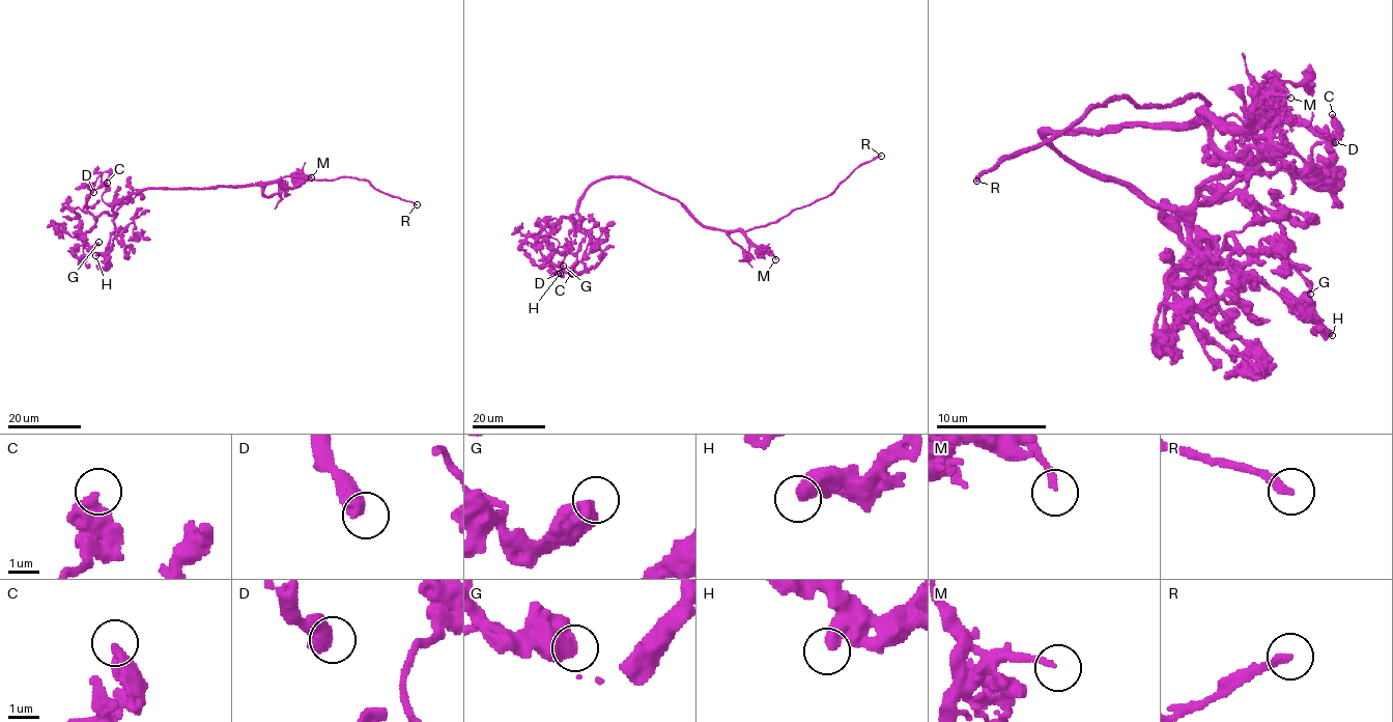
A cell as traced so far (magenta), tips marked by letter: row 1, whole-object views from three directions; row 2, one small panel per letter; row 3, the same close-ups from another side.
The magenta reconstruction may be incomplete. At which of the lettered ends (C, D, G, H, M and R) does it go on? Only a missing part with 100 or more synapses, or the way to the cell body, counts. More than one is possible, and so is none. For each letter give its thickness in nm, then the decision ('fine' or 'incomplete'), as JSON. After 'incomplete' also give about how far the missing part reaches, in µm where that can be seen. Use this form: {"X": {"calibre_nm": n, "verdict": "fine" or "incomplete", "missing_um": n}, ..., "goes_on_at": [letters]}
{"C": {"calibre_nm": 440, "verdict": "fine"}, "D": {"calibre_nm": 600, "verdict": "fine"}, "G": {"calibre_nm": 650, "verdict": "fine"}, "H": {"calibre_nm": 440, "verdict": "fine"}, "M": {"calibre_nm": 190, "verdict": "fine"}, "R": {"calibre_nm": 260, "verdict": "incomplete", "missing_um": 40}, "goes_on_at": ["R"]}

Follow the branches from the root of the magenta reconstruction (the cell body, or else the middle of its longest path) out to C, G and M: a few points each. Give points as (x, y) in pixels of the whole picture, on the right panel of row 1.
C: (1101, 131), (1043, 134), (1159, 205), (1189, 205), (1224, 175), (1288, 164), (1315, 181), (1332, 114)
G: (1101, 131), (1043, 134), (1183, 211), (1169, 217), (1205, 189), (1247, 194), (1280, 224), (1305, 307), (1310, 294)
M: (1101, 131), (1134, 126), (1186, 126), (1202, 114), (1222, 128), (1247, 128), (1272, 94), (1290, 98)

